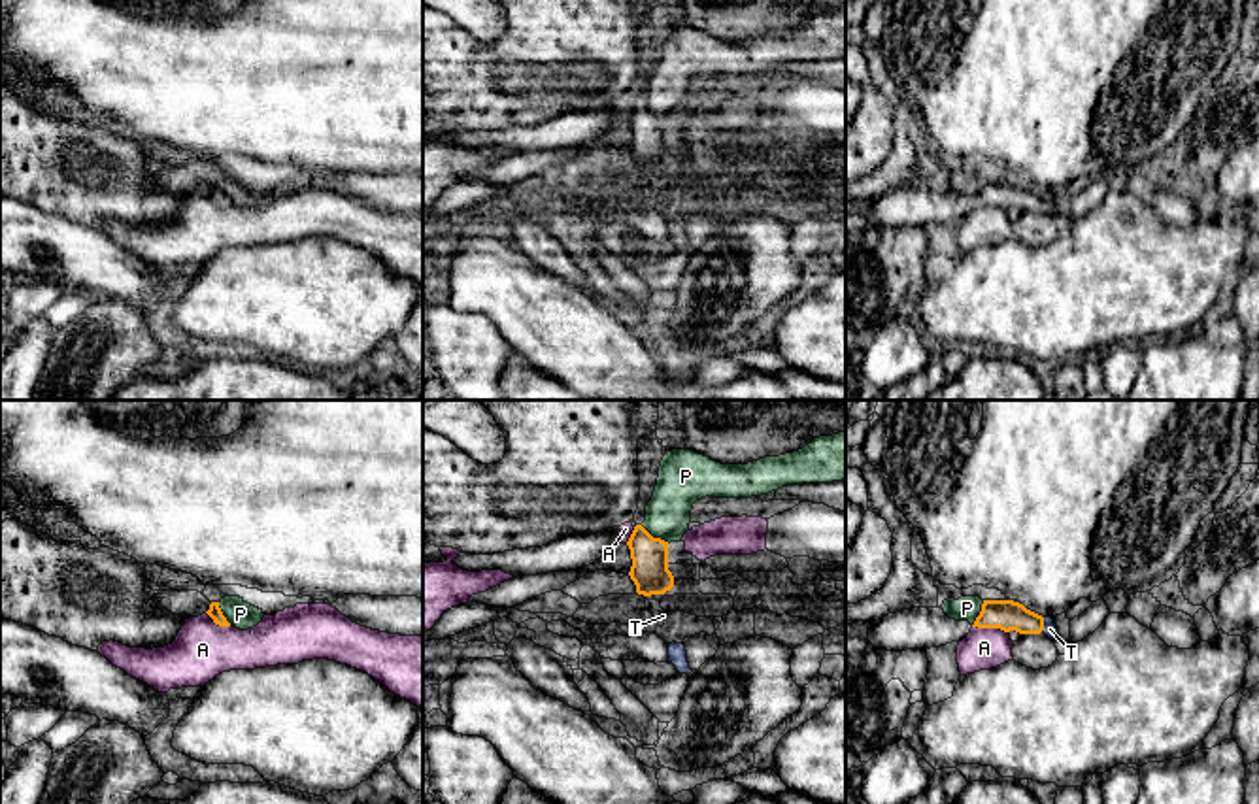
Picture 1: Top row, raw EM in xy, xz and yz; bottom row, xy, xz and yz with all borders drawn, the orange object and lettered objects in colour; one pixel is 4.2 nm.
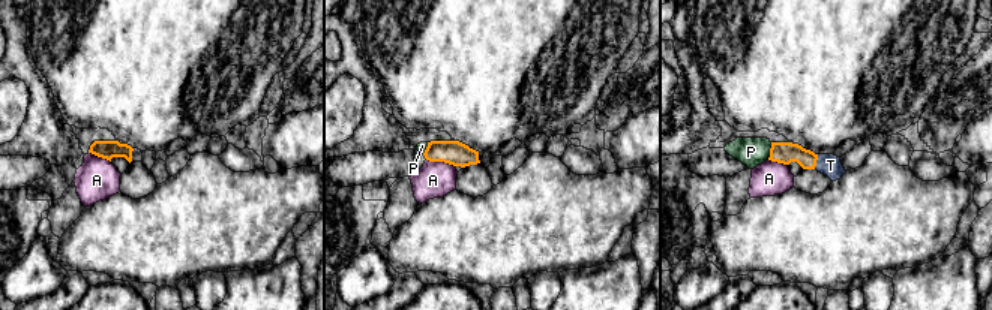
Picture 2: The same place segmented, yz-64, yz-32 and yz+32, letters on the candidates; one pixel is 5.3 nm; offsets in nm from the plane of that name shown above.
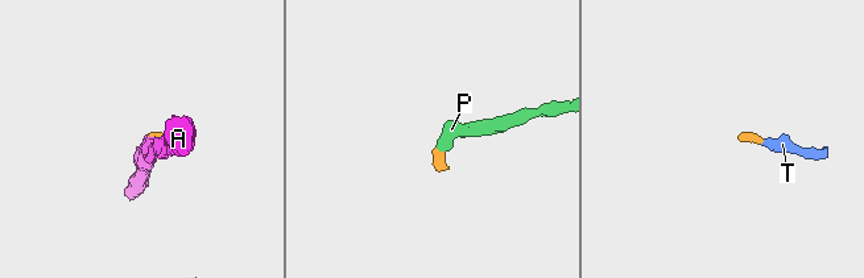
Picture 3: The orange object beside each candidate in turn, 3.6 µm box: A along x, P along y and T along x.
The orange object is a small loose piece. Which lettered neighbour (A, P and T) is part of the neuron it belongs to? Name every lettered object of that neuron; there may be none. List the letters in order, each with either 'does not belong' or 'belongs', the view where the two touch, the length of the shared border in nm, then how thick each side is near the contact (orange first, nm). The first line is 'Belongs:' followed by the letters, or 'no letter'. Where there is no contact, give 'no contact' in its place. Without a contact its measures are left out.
Belongs: T
A: does not belong | yz | 160 nm | 130/180 nm
P: does not belong | xz | 150 nm | 160/190 nm
T: belongs | yz | 70 nm | 130/60 nm

